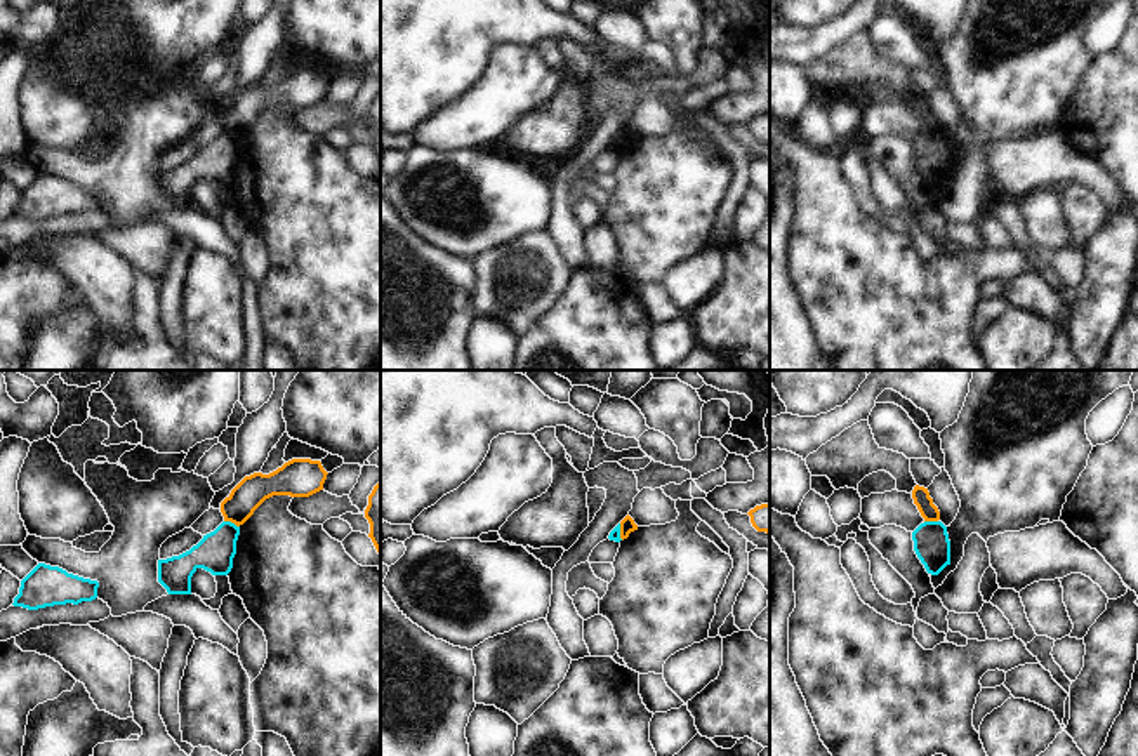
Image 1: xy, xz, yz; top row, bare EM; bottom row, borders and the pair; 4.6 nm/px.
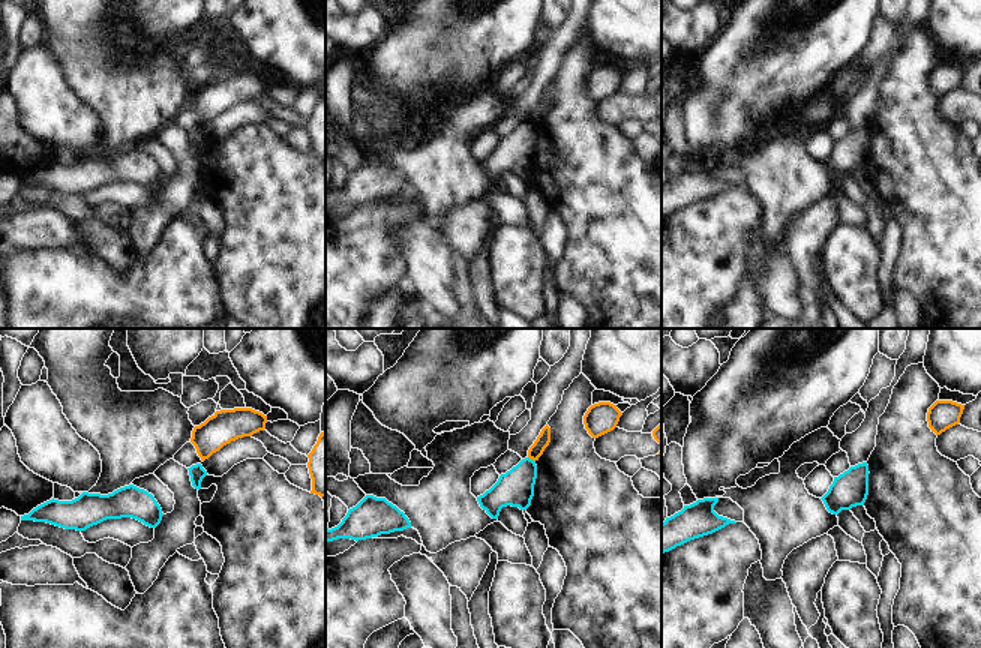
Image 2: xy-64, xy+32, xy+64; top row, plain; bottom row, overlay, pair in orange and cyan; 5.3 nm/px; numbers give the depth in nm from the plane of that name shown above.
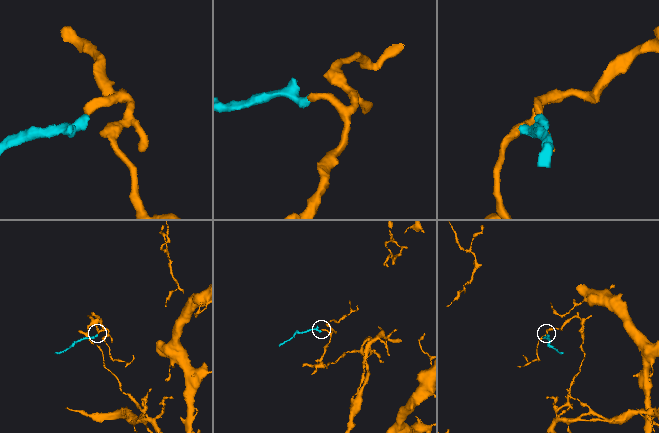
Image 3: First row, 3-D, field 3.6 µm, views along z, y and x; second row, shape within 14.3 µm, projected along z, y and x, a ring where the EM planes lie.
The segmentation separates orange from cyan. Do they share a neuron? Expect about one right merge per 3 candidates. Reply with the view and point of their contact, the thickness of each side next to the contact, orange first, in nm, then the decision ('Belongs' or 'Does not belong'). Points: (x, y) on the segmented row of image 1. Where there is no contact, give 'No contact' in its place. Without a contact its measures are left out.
Touches orange at xy (231, 522). Thickness 150 nm (orange) against 180 nm. Does not belong

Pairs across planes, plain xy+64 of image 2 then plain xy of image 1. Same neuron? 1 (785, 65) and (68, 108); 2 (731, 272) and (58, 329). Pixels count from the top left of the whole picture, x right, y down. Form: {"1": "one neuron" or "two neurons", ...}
{"1": "two neurons", "2": "two neurons"}

